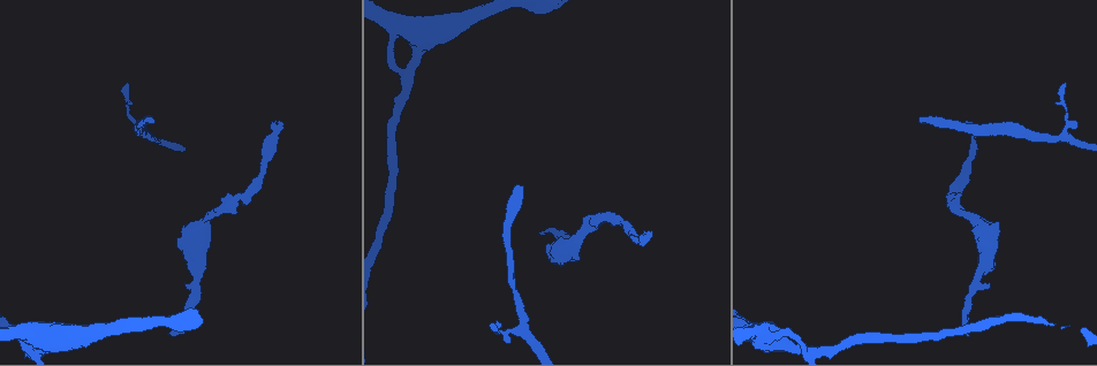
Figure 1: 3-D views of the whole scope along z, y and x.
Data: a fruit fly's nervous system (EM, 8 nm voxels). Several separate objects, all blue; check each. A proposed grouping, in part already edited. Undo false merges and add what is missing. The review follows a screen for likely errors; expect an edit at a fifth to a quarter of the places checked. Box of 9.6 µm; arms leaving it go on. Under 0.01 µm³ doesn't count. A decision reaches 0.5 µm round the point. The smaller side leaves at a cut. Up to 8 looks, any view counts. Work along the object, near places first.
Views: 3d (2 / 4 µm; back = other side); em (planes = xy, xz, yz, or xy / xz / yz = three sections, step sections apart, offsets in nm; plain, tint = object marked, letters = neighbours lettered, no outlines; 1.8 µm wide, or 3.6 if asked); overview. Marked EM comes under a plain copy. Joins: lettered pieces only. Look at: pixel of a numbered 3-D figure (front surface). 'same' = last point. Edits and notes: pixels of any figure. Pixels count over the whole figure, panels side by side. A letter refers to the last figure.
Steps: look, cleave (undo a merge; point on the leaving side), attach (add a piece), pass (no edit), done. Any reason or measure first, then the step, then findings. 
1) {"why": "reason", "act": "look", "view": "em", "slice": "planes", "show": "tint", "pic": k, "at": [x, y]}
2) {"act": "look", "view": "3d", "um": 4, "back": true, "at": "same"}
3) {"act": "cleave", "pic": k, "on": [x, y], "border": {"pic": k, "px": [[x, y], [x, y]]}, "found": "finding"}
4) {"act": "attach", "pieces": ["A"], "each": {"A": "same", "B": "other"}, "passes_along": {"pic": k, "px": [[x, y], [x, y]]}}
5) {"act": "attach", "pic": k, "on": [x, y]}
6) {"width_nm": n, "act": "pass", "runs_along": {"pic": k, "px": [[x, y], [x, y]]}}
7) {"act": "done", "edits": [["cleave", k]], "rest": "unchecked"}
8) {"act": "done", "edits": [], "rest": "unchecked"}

{"act": "look", "view": "em", "slice": "yz", "step": 16, "show": "letters", "pic": 1, "at": [173, 335]}

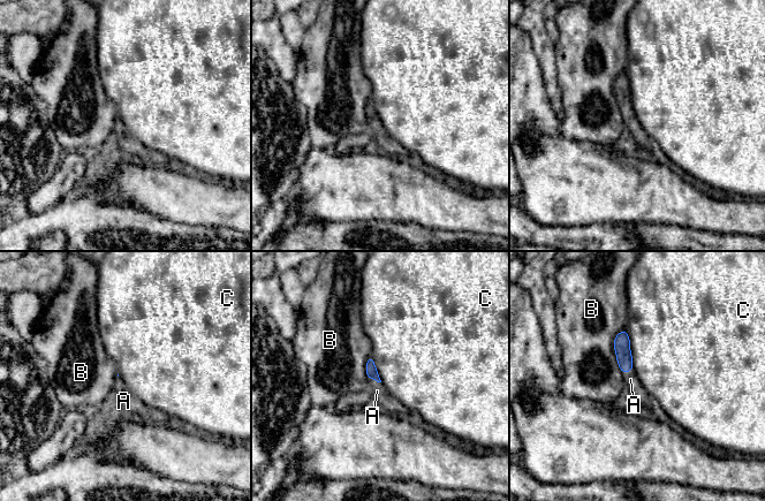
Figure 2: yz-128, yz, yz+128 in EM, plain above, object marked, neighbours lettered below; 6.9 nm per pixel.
{"act": "attach", "pieces": ["A"], "each": {"A": "same", "B": "other", "C": "other"}, "passes_along": {"pic": 2, "px": [[371, 371], [376, 380], [377, 391]]}, "found": "the cell continues"}

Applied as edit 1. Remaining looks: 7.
{"why": "redraw", "act": "look", "view": "overview"}

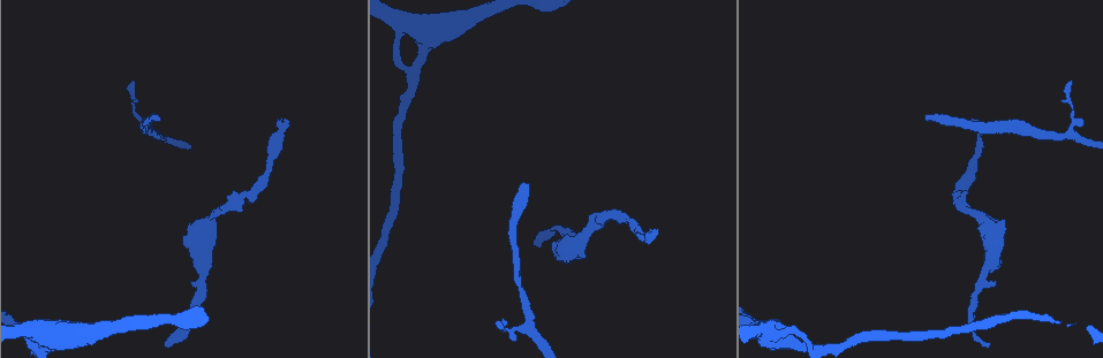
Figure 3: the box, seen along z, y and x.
{"why": "calibre changes", "act": "look", "view": "em", "um": 3.6, "slice": "planes", "show": "letters", "pic": 3, "at": [207, 219]}

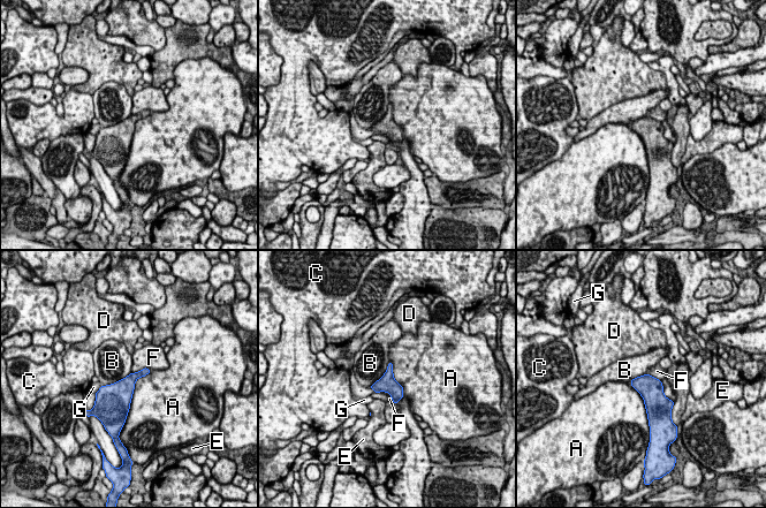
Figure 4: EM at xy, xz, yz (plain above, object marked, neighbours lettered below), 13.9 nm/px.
{"act": "pass", "each": {"A": "other", "B": "other", "C": "other", "D": "other", "E": "other", "F": "other", "G": "other"}, "border": {"pic": 4, "px": [[130, 372], [113, 383], [101, 386]]}, "found": "all the same cell"}

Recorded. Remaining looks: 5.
{"why": "an open end", "act": "look", "view": "em", "slice": "planes", "show": "letters", "pic": 3, "at": [503, 329]}

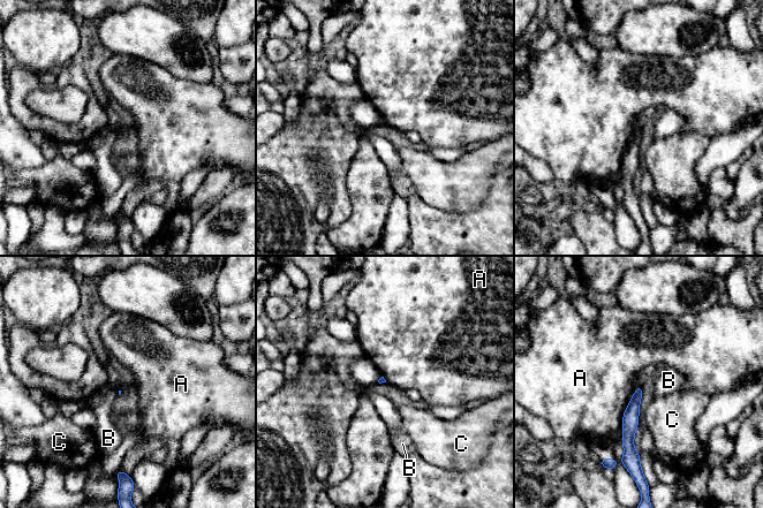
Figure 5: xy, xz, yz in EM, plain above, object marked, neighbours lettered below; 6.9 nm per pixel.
{"act": "pass", "each": {"A": "other", "B": "other", "C": "other"}, "border": {"pic": 5, "px": [[639, 384], [622, 416], [622, 450]]}, "found": "no lettered piece goes on from it"}

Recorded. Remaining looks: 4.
{"act": "done", "edits": [["attach", 2]], "rest": "unchecked"}

